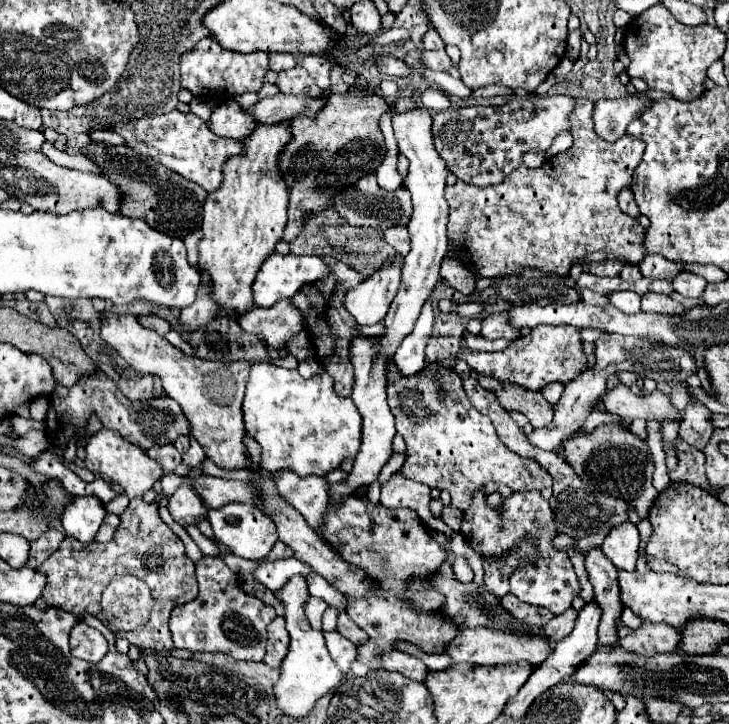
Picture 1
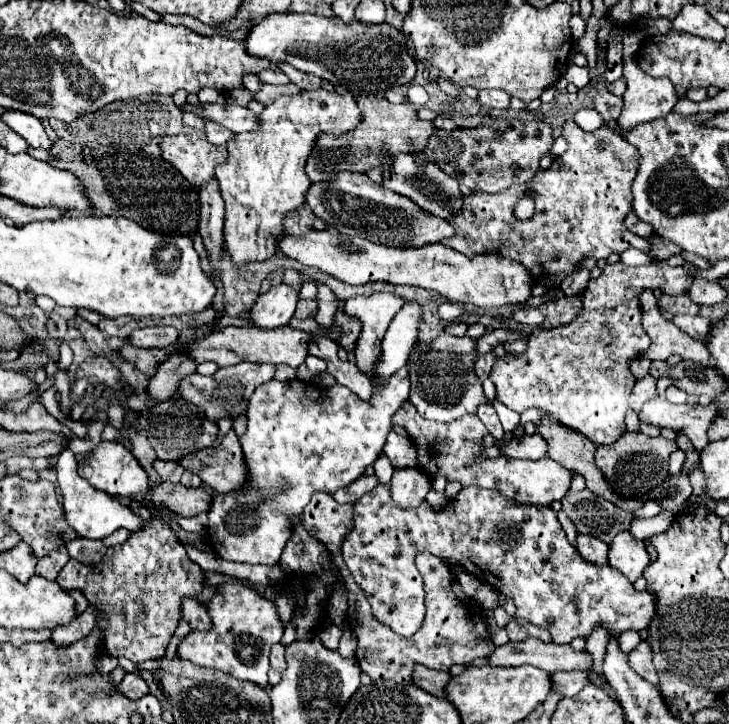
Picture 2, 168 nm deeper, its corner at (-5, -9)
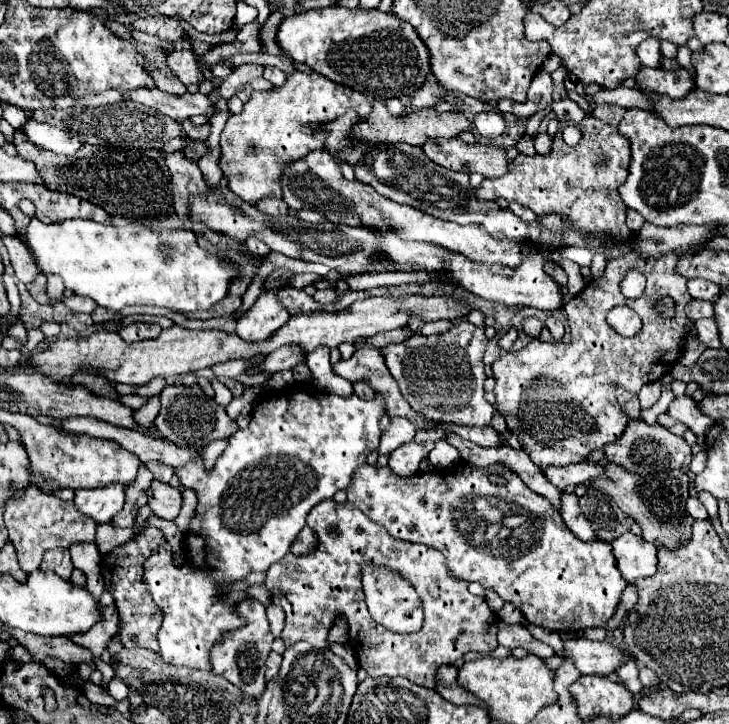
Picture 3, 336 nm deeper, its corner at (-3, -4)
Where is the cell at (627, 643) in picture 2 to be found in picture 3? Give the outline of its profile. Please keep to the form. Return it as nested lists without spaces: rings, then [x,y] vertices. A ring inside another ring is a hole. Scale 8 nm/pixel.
[[[629,658],[623,666],[619,666],[619,678],[625,682],[625,686],[627,686],[633,694],[639,694],[639,692],[643,690],[643,684],[639,682],[637,672],[639,672],[637,662],[635,662],[635,660],[631,660],[631,658]]]

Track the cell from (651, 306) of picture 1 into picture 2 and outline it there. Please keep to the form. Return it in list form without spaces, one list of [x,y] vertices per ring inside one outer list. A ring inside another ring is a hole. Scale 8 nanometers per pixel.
[[[677,315],[673,319],[673,323],[679,329],[683,329],[689,337],[693,337],[693,339],[697,339],[697,341],[701,341],[701,343],[707,345],[707,335],[709,335],[709,329],[711,329],[711,321],[707,317],[701,317],[701,315],[697,315],[697,317]]]

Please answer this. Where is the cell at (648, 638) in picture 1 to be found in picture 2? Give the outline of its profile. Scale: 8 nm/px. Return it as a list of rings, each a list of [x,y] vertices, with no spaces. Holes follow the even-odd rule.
[[[639,643],[635,651],[631,651],[629,655],[629,665],[633,671],[637,671],[637,675],[641,675],[645,681],[657,685],[659,679],[657,679],[657,673],[655,673],[655,667],[651,663],[651,647],[649,643]]]

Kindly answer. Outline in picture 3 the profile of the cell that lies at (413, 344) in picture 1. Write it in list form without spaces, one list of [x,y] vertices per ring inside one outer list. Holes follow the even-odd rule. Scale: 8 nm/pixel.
[[[295,386],[281,396],[263,398],[251,410],[251,422],[245,432],[235,432],[229,438],[227,450],[217,458],[213,472],[205,472],[203,458],[189,462],[183,468],[175,468],[181,484],[197,492],[199,504],[195,510],[197,536],[203,546],[185,548],[185,566],[175,568],[169,544],[163,544],[145,562],[145,580],[151,588],[155,604],[163,612],[163,624],[159,628],[159,654],[167,664],[187,666],[199,670],[211,670],[209,650],[221,640],[221,634],[243,626],[243,618],[237,616],[233,606],[219,602],[219,584],[231,584],[243,580],[249,572],[265,572],[273,562],[281,560],[295,536],[305,526],[305,516],[323,498],[331,498],[337,490],[347,488],[355,470],[365,464],[367,456],[379,448],[381,430],[379,420],[385,414],[383,394],[375,394],[371,400],[363,400],[357,394],[337,396],[307,386]]]

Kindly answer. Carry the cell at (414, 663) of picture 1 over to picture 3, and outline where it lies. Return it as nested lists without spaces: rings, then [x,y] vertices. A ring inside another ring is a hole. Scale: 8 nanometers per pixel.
[[[441,666],[437,670],[435,690],[445,700],[449,700],[451,704],[475,704],[475,706],[483,706],[483,702],[479,702],[473,694],[469,694],[467,690],[463,690],[457,684],[457,668],[455,666]]]

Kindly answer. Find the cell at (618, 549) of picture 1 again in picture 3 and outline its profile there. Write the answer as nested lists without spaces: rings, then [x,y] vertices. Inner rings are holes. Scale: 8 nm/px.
[[[633,532],[621,534],[611,542],[617,558],[617,568],[627,582],[653,576],[657,572],[657,550]]]

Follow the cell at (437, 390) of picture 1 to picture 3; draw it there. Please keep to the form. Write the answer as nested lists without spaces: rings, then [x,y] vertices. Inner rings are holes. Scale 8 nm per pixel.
[[[579,462],[579,464],[571,464],[571,466],[545,466],[541,470],[543,470],[543,476],[547,478],[547,482],[557,486],[559,490],[563,490],[565,486],[575,486],[575,484],[587,482],[589,478],[595,478],[603,472],[603,468],[593,462]]]

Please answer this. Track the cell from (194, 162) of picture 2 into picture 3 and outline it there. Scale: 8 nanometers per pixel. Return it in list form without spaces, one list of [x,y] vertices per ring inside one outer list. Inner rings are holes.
[[[185,136],[185,148],[183,148],[183,154],[189,158],[189,160],[199,160],[203,154],[207,154],[207,144],[205,142],[199,142],[199,140],[193,140],[189,136]]]

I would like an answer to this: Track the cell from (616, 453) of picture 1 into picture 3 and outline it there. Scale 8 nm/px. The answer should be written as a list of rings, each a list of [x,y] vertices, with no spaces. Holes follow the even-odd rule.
[[[631,420],[623,432],[623,436],[605,446],[607,460],[619,464],[627,472],[659,472],[659,470],[677,470],[677,468],[689,468],[691,464],[691,448],[687,442],[675,434],[671,434],[667,428],[659,424],[645,424],[643,420]]]

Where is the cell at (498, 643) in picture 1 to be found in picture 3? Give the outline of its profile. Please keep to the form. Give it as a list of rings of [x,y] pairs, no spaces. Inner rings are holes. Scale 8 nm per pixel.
[[[585,638],[565,640],[565,656],[575,662],[575,668],[581,674],[607,674],[615,672],[615,668],[627,658],[629,654],[619,650],[609,642],[591,642]]]

